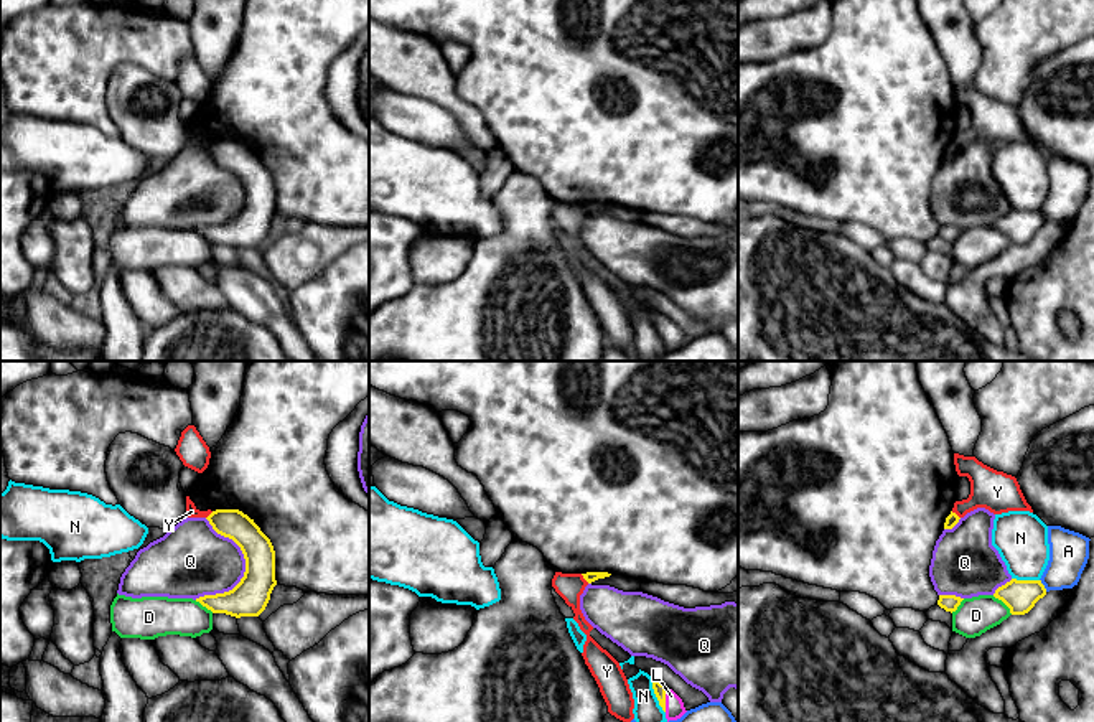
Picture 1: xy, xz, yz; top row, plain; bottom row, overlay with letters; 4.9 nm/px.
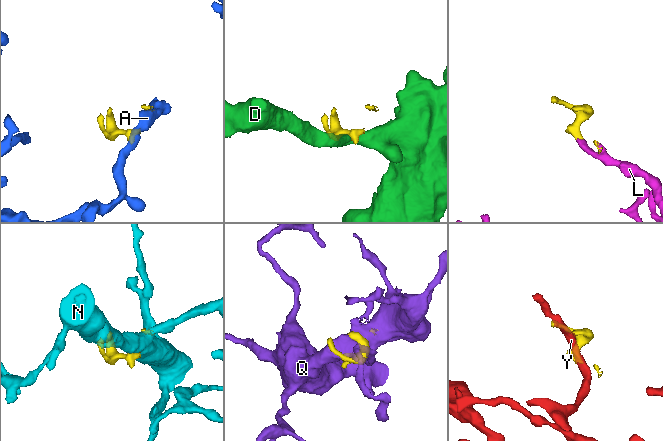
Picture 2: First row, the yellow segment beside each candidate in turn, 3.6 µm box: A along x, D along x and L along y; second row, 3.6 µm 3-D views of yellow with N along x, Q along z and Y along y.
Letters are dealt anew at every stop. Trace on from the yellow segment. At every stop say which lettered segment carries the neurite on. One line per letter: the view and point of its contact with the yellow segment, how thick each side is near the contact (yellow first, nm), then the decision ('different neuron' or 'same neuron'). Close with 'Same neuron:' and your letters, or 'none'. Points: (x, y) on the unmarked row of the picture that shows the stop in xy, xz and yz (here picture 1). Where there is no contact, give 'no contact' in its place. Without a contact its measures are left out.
A: meets yellow in yz at (1043, 216); 160 nm thick on the yellow side, 190 nm on the other; different neuron
D: meets yellow in yz at (1004, 233); 160 nm thick on the yellow side, 180 nm on the other; different neuron
L: meets yellow in xz at (664, 330); 60 nm thick on the yellow side, 100 nm on the other; different neuron
N: meets yellow in xz at (656, 327); 60 nm thick on the yellow side, 140 nm on the other; different neuron
Q: meets yellow in xy at (246, 200); 180 nm thick on the yellow side, 340 nm on the other; different neuron
Y: meets yellow in xz at (585, 210); 50 nm thick on the yellow side, 130 nm on the other; different neuron
Same neuron: none

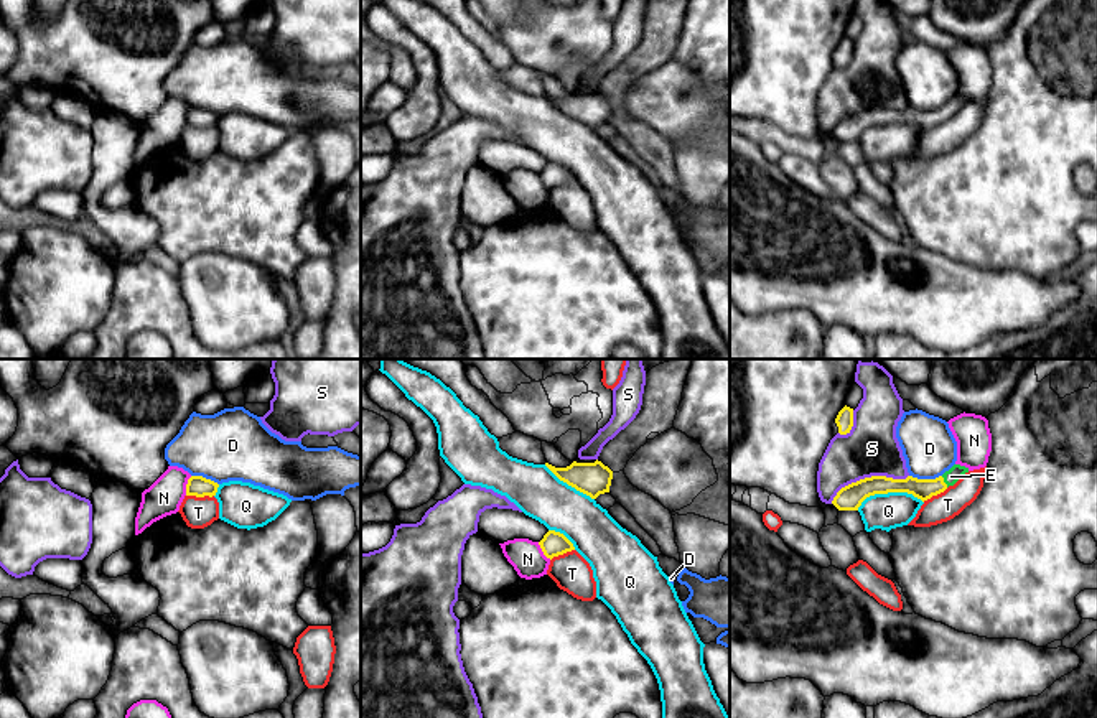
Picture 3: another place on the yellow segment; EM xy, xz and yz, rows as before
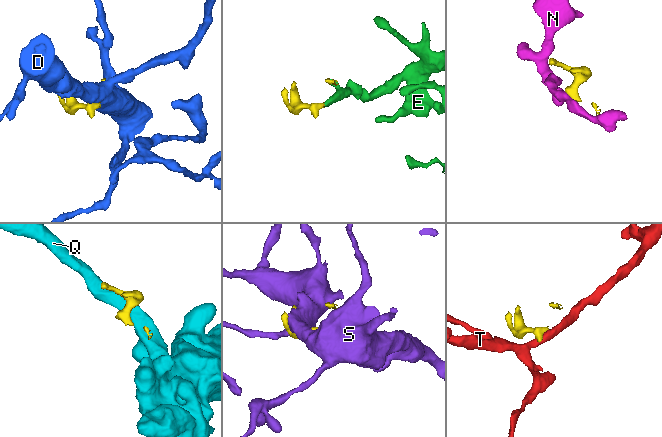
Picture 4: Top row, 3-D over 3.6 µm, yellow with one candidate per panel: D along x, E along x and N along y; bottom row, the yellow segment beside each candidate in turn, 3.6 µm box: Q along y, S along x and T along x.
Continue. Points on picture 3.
D: meets yellow in yz at (926, 111); 100 nm thick on the yellow side, 260 nm on the other; different neuron
E: meets yellow in yz at (942, 112); 100 nm thick on the yellow side, 70 nm on the other; different neuron
N: meets yellow in xy at (186, 117); 100 nm thick on the yellow side, 180 nm on the other; different neuron
Q: meets yellow in yz at (888, 122); 120 nm thick on the yellow side, 180 nm on the other; different neuron
S: meets yellow in yz at (867, 109); 120 nm thick on the yellow side, 260 nm on the other; different neuron
T: meets yellow in xy at (200, 127); 100 nm thick on the yellow side, 160 nm on the other; same neuron
Same neuron: T

